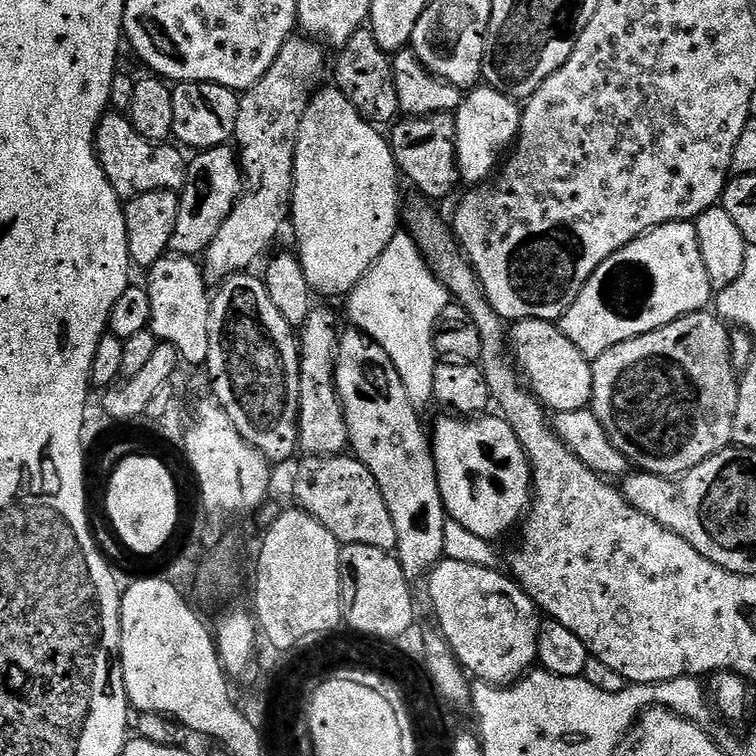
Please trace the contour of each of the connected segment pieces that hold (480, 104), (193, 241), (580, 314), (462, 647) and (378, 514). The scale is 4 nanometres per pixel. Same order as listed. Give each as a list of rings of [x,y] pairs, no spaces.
[[[487,86],[473,87],[465,95],[459,110],[454,114],[456,118],[456,164],[460,168],[460,179],[465,185],[482,184],[497,171],[502,157],[511,149],[516,135],[520,132],[521,111],[521,105],[511,96],[504,96],[498,90]]]
[[[231,143],[217,148],[206,148],[188,160],[186,182],[179,190],[178,222],[174,226],[171,251],[178,256],[199,257],[214,242],[222,222],[234,210],[236,201],[244,191],[244,174],[240,170],[240,157]]]
[[[695,223],[663,224],[639,236],[634,242],[622,246],[582,286],[576,301],[564,311],[558,323],[562,334],[582,350],[589,360],[596,360],[610,346],[618,346],[618,342],[626,342],[630,338],[638,338],[642,334],[650,334],[686,314],[703,312],[713,303],[714,289],[710,282],[710,274],[706,274],[706,262],[702,262],[702,250],[698,250],[698,234]]]
[[[445,558],[437,562],[426,577],[428,600],[436,615],[435,627],[454,650],[456,661],[477,681],[497,686],[507,686],[521,679],[537,663],[538,630],[542,619],[542,613],[535,602],[520,589],[511,575],[504,573],[503,576],[502,573],[495,568]]]
[[[351,454],[305,455],[303,459],[292,476],[295,507],[318,518],[341,545],[374,546],[383,552],[392,552],[398,542],[398,533],[394,530],[390,509],[382,499],[382,490],[378,482],[374,482],[374,474],[370,474],[370,470]]]

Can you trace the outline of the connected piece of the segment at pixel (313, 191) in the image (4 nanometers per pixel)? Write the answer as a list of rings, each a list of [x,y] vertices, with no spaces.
[[[335,86],[321,87],[313,92],[312,101],[306,106],[306,114],[302,114],[302,126],[298,130],[298,142],[296,143],[296,153],[294,154],[294,187],[292,187],[292,210],[290,213],[290,232],[296,235],[295,251],[302,262],[302,270],[306,274],[306,282],[310,282],[313,293],[317,297],[320,296],[340,296],[347,297],[349,292],[354,290],[354,286],[361,280],[370,270],[370,266],[374,266],[374,262],[378,262],[378,254],[382,254],[382,250],[386,250],[386,246],[390,246],[390,238],[394,238],[394,234],[402,224],[402,208],[400,212],[400,184],[402,185],[402,177],[400,169],[396,167],[394,162],[394,154],[392,153],[392,145],[386,139],[377,125],[368,121],[365,116],[358,114],[358,110],[354,110],[354,106],[345,98],[340,89]]]

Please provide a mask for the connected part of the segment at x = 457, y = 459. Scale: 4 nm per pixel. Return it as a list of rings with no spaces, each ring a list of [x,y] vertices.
[[[444,414],[444,417],[442,417],[436,425],[431,425],[430,439],[432,441],[432,457],[434,458],[434,462],[436,463],[436,473],[438,474],[438,486],[442,490],[442,502],[444,503],[445,510],[448,512],[449,520],[458,522],[458,526],[466,526],[466,530],[470,530],[470,534],[478,534],[478,538],[482,538],[483,540],[489,542],[496,542],[496,539],[498,539],[499,536],[506,535],[507,532],[511,530],[512,526],[514,528],[524,518],[526,511],[528,510],[532,502],[532,468],[528,465],[528,456],[524,452],[522,442],[518,442],[518,434],[514,434],[514,430],[512,429],[512,427],[510,427],[507,422],[505,422],[503,416],[499,414],[481,414],[475,418],[461,418],[455,414]]]

